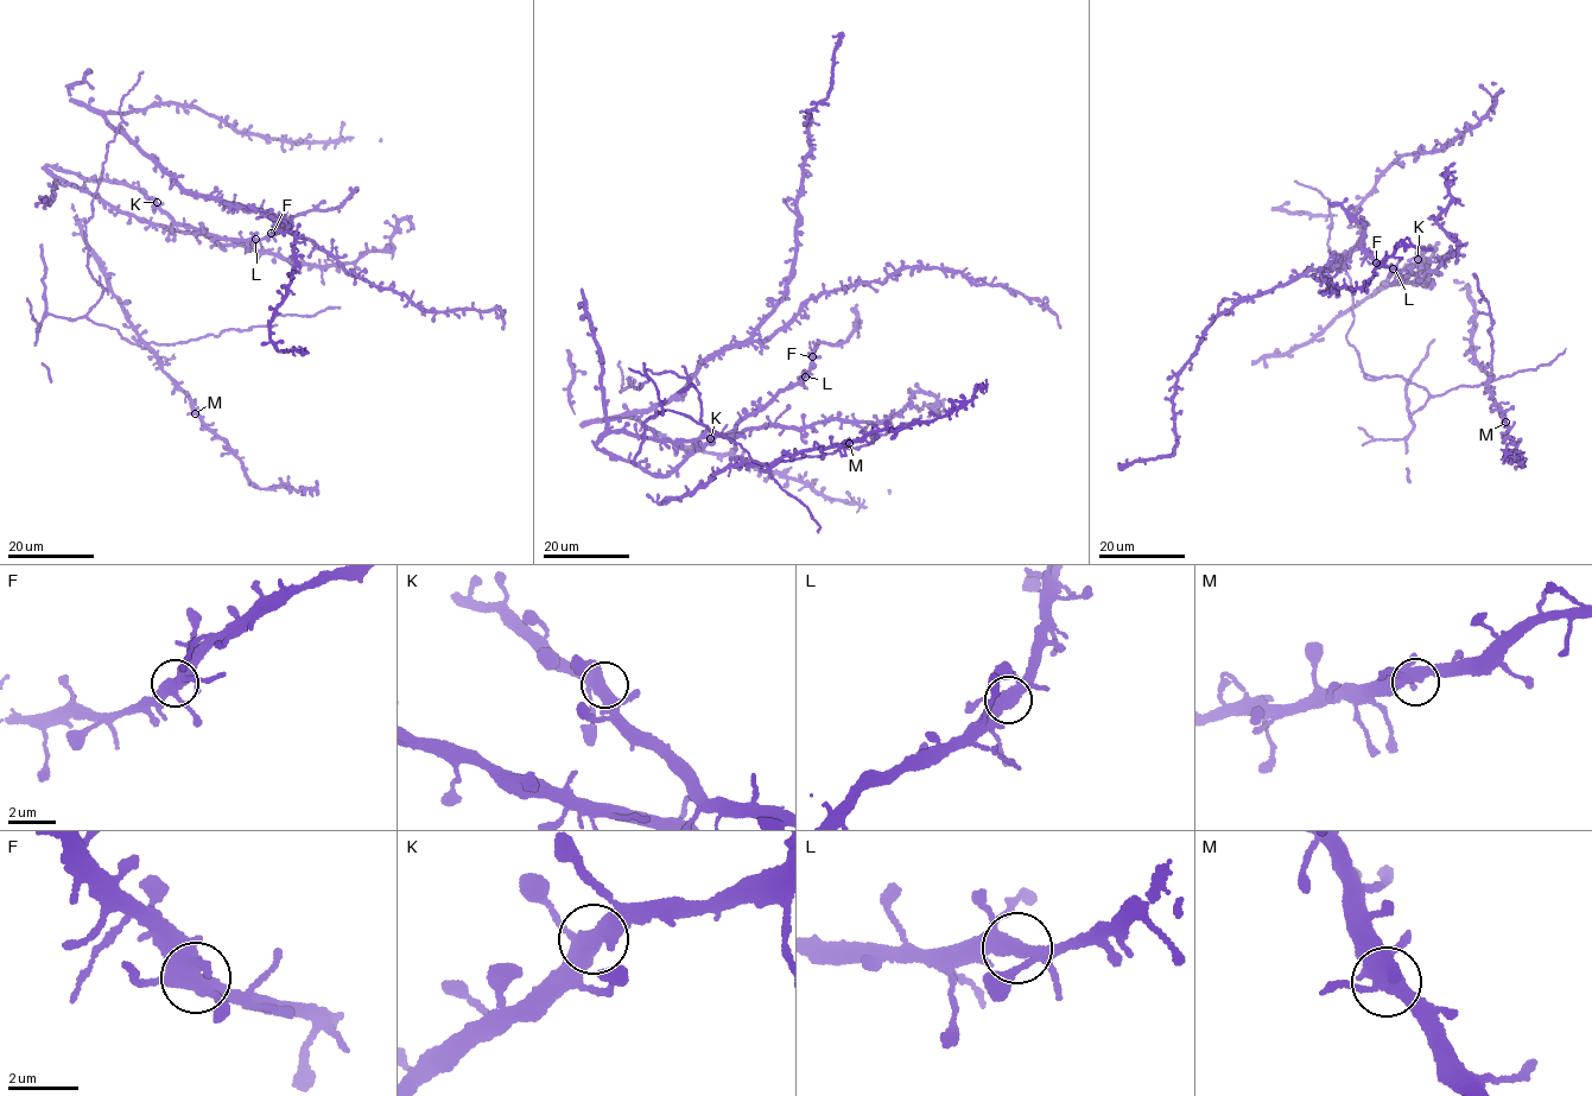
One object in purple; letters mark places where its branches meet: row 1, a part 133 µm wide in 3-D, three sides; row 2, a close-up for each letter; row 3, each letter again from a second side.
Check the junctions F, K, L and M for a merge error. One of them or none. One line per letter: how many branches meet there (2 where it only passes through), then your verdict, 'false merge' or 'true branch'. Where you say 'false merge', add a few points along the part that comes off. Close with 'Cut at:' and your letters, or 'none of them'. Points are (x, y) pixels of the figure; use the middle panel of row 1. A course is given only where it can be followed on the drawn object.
F: 5 branches meet; true branch
K: 5 branches meet; true branch
L: 5 branches meet; true branch
M: 5 branches meet; true branch
Cut at: none of them

